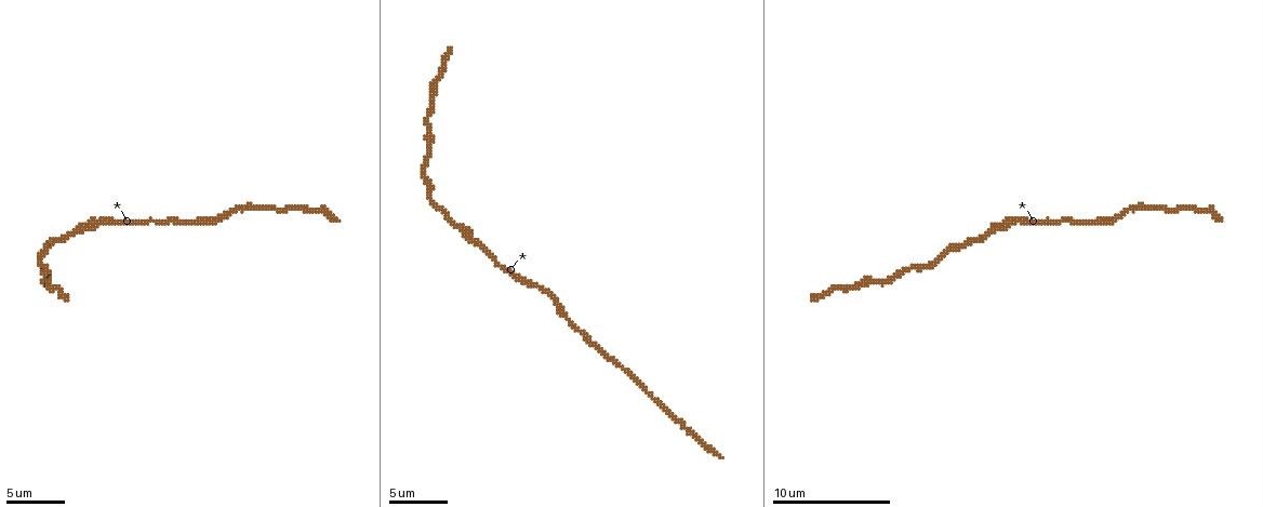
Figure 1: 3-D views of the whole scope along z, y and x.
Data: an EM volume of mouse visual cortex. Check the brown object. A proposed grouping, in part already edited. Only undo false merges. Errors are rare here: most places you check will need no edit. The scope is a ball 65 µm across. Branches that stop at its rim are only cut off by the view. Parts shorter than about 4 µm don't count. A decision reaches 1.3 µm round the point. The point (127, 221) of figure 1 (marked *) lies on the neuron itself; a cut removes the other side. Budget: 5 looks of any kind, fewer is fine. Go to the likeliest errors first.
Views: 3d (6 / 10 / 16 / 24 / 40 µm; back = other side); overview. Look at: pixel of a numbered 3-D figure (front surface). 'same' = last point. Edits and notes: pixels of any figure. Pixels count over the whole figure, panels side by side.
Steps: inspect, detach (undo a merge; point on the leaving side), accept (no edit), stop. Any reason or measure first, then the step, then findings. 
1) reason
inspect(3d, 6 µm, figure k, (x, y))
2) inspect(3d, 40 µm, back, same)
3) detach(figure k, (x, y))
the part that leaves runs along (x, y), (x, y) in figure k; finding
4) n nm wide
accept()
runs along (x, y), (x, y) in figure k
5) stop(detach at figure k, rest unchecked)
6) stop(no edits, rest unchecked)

thick turns thin
inspect(3d, 10 µm, figure 1, (466, 231))

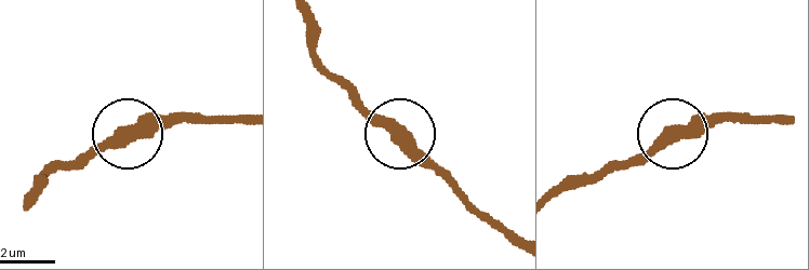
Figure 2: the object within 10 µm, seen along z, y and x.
inspect(3d, 10 µm, back, figure 2, (396, 131))

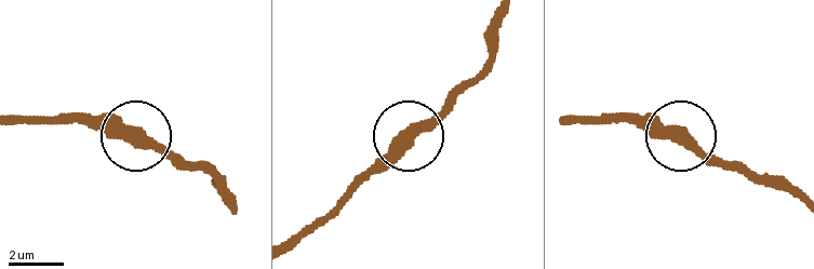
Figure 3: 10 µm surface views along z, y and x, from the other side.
accept()
runs along (30, 118), (105, 118), (147, 134), (179, 164) in figure 3; continuous, no second neuron

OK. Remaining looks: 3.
thick turns thin
inspect(3d, 16 µm, figure 1, (553, 297))

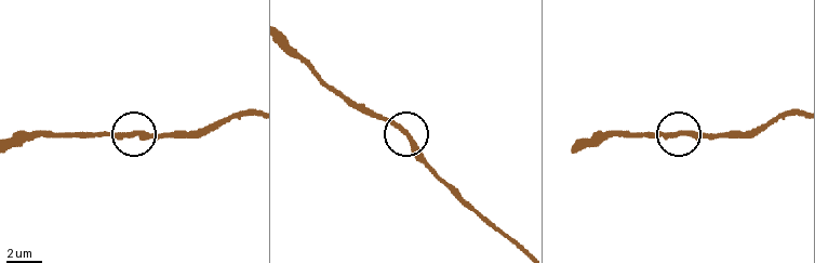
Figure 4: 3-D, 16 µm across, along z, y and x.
accept()
runs along (72, 134), (170, 134) in figure 4; continuous, no second neuron

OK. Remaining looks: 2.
calibre changes
inspect(3d, 6 µm, figure 1, (598, 348))

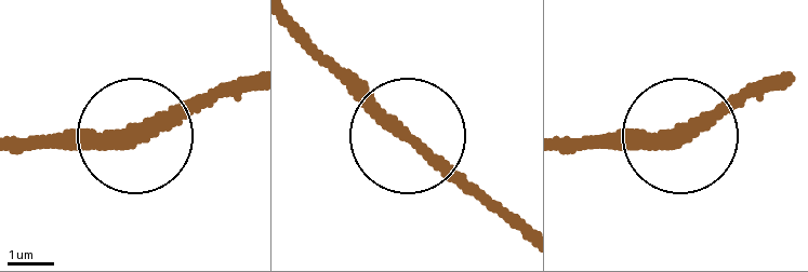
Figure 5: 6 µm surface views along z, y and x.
accept()
runs along (565, 138), (685, 138), (746, 84) in figure 5; all the same neuron

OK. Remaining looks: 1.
stop(no edits, rest unchecked)

